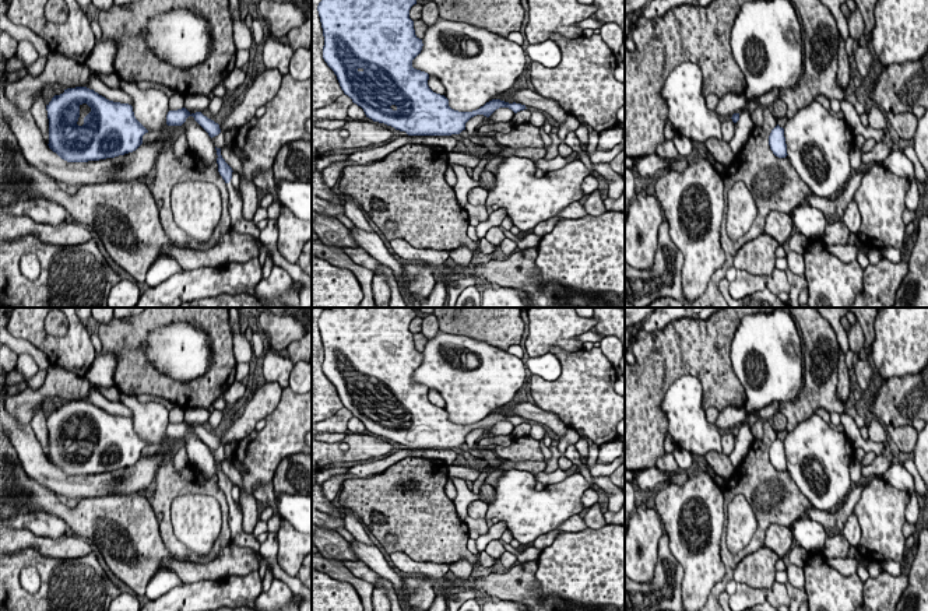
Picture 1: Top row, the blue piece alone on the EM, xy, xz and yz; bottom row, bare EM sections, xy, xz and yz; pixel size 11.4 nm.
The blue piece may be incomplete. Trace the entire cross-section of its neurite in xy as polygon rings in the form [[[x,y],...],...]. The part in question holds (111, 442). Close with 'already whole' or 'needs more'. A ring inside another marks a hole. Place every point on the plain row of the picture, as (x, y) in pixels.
[[[87,400],[67,401],[46,418],[49,432],[49,461],[67,475],[88,475],[115,471],[136,464],[148,443],[136,432],[133,419],[106,412]],[[87,417],[91,425],[78,439],[80,419]]]; already whole

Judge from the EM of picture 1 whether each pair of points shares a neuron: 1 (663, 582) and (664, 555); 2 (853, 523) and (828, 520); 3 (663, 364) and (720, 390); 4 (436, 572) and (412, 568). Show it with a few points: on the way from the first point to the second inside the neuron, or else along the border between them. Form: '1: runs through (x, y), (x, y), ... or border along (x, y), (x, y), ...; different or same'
1: runs through (664, 575), (664, 562); same
2: border along (853, 511), (842, 532); different
3: runs through (677, 364), (693, 364), (706, 376); same
4: runs through (431, 571), (418, 568); same

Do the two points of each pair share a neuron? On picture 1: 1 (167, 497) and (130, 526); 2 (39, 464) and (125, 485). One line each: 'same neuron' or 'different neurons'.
1: different neurons
2: same neuron

